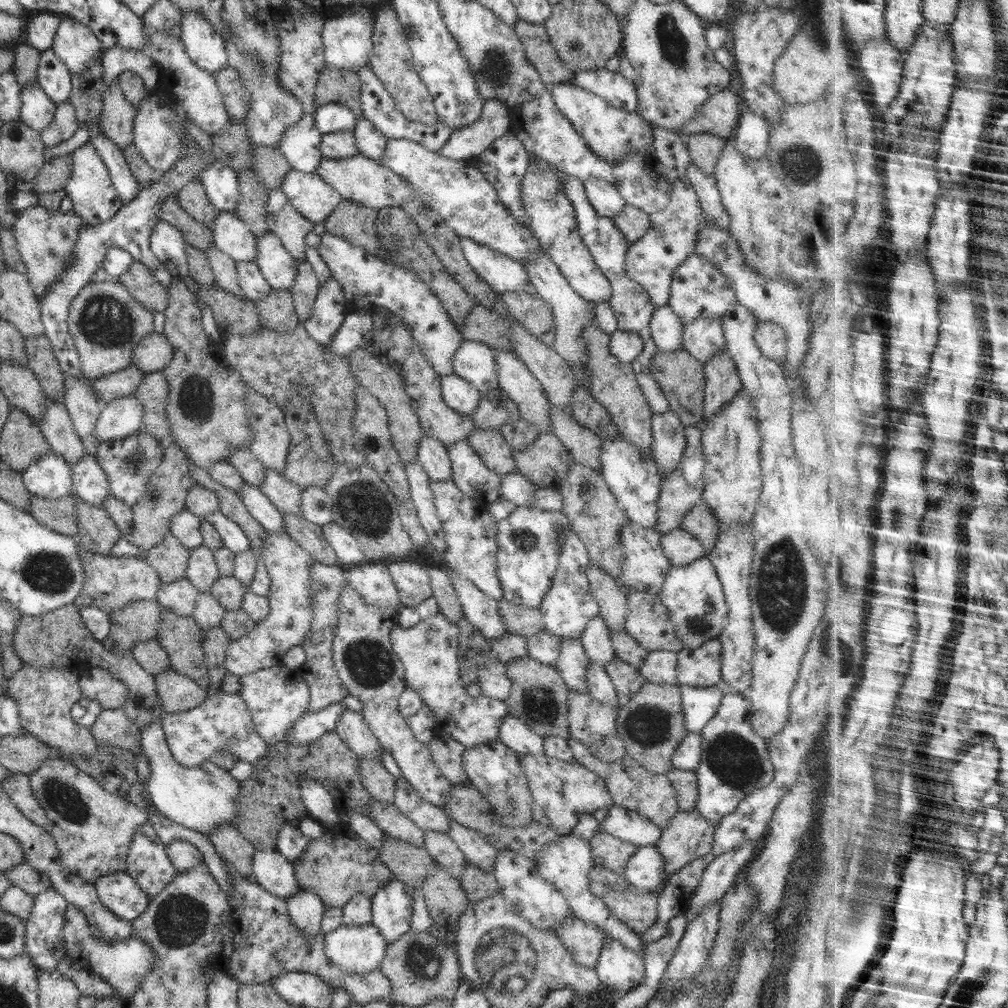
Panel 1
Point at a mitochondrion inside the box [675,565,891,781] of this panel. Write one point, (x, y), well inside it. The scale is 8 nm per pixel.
(828, 644)

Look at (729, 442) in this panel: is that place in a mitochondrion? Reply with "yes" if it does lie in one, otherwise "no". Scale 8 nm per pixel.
yes

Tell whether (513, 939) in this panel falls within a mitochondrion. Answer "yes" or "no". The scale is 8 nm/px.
yes

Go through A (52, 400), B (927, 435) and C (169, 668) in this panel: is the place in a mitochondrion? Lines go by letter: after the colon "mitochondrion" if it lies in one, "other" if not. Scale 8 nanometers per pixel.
A: other
B: other
C: other

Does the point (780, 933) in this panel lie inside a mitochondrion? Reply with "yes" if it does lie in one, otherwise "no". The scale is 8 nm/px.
no

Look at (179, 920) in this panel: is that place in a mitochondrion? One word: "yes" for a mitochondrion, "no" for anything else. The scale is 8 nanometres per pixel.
yes

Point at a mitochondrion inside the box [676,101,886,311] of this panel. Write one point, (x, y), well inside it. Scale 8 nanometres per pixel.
(798, 163)

